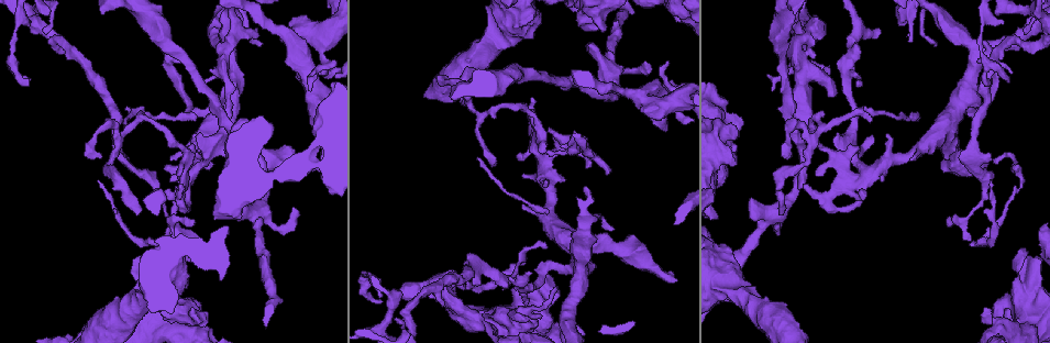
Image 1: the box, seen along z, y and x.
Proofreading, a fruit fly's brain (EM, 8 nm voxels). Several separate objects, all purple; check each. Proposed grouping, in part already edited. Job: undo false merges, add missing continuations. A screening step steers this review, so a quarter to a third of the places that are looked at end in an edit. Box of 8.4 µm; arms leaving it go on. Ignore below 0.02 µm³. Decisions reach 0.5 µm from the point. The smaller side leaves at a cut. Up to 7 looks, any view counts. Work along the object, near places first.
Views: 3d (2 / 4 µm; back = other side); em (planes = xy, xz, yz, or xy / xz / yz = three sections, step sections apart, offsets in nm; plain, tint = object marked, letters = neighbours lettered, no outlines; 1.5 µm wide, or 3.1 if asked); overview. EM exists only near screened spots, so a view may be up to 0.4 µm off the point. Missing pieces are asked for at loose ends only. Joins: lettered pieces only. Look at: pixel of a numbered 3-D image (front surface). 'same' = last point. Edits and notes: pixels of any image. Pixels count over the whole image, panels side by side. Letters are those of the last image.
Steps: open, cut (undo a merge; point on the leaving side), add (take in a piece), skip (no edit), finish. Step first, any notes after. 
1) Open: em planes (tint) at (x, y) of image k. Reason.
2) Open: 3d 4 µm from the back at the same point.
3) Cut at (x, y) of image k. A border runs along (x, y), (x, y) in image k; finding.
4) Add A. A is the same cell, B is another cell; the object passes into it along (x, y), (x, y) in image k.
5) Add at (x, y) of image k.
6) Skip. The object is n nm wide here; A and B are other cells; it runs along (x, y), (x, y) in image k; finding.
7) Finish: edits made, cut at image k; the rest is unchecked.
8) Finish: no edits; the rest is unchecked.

Open: 3d 4 µm at (992, 160) of image 1.

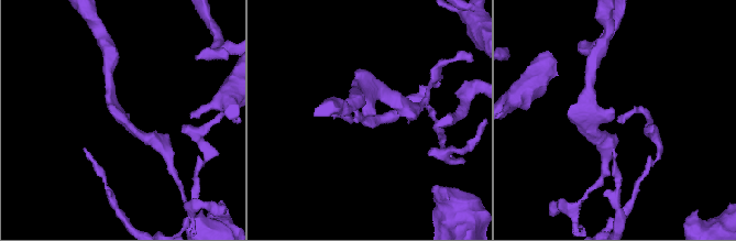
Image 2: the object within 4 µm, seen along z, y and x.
Open: em planes (tint) at (126, 116) of image 2. Need the tissue.

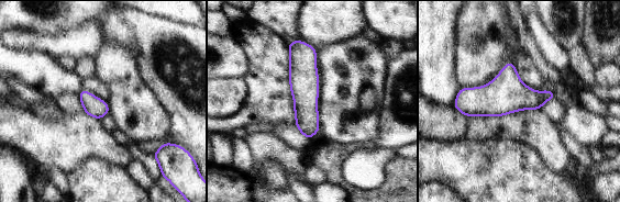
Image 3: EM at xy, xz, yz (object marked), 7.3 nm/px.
Open: em planes (letters) at the same point.

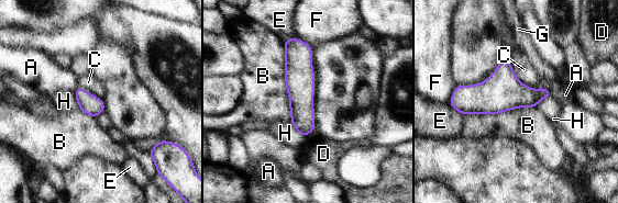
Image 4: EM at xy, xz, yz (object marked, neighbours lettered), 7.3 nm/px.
Skip. A, B, C, D, E, F, G and H are other cells; it runs along (290, 41), (298, 54), (305, 133) in image 4; none of them fits.

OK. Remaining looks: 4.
Open: em planes (letters) at (867, 171) of image 1. Four or more arms meet.

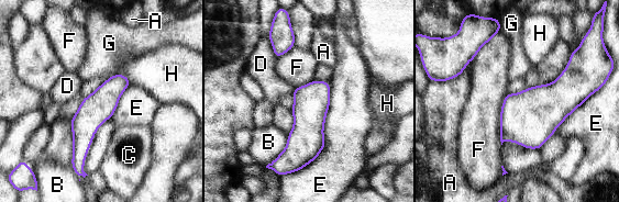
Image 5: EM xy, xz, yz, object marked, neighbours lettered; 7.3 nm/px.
Skip. A, B, C, D, E, F, G and H are other cells; it runs along (325, 83), (307, 136), (275, 167) in image 5; continuous, no second neuron.

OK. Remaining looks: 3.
Open: em xz step 8 (letters) at (858, 83) of image 1. Branch stops here.

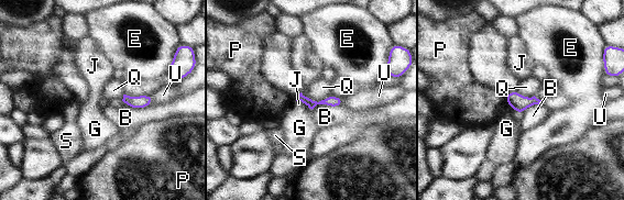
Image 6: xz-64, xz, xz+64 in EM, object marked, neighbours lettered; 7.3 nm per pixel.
Open: em planes (letters) at the same point. Cut it another way.

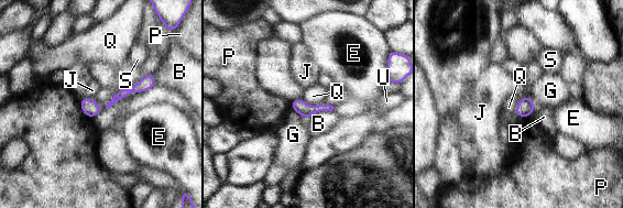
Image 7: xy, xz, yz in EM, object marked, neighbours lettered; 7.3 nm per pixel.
Skip. The longest contact is with B, 190 nm; B, E, G, J, P, Q, S and U are other cells; it runs along (150, 75), (102, 109), (83, 107) in image 7; no lettered piece goes on from it.

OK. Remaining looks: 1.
Finish: no edits; the rest is unchecked.

